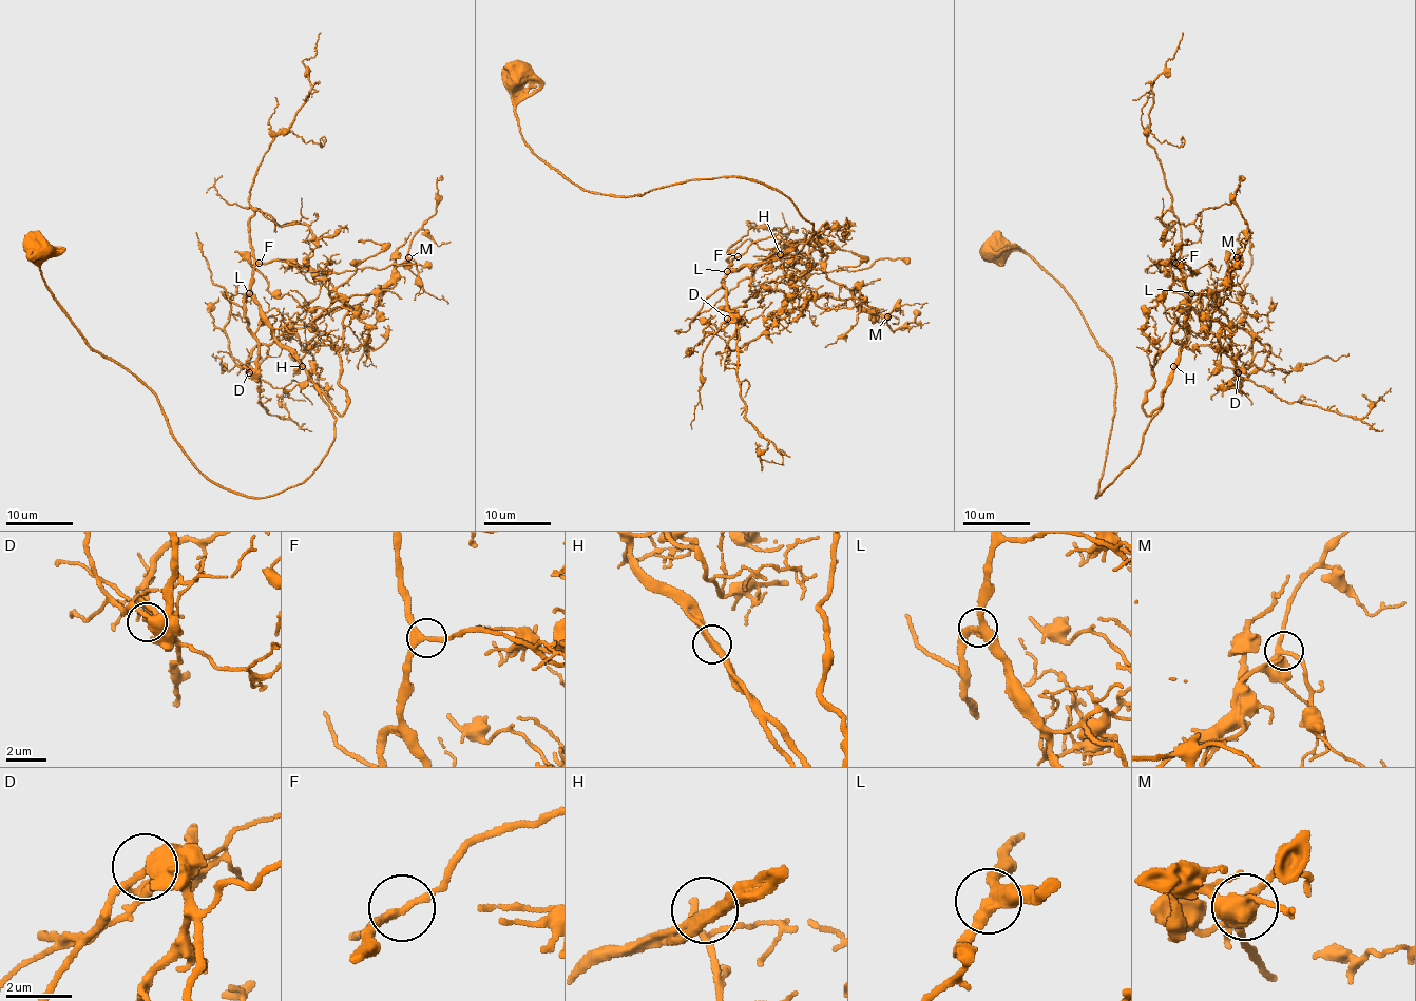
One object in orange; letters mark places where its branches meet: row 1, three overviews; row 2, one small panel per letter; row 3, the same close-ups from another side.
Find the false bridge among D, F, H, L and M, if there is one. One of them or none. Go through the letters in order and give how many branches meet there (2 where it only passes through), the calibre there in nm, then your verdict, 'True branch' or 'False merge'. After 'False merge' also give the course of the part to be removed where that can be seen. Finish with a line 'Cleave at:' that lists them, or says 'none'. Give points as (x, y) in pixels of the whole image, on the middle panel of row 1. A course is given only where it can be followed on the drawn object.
D: Branches: 3. Thickness 440 nm. True branch
F: Branches: 3. Thickness 240 nm. True branch
H: Branches: 2. Thickness 340 nm. True branch
L: Branches: 3. Thickness 360 nm. True branch
M: Branches: 3. Thickness 360 nm. True branch
Cleave at: none

